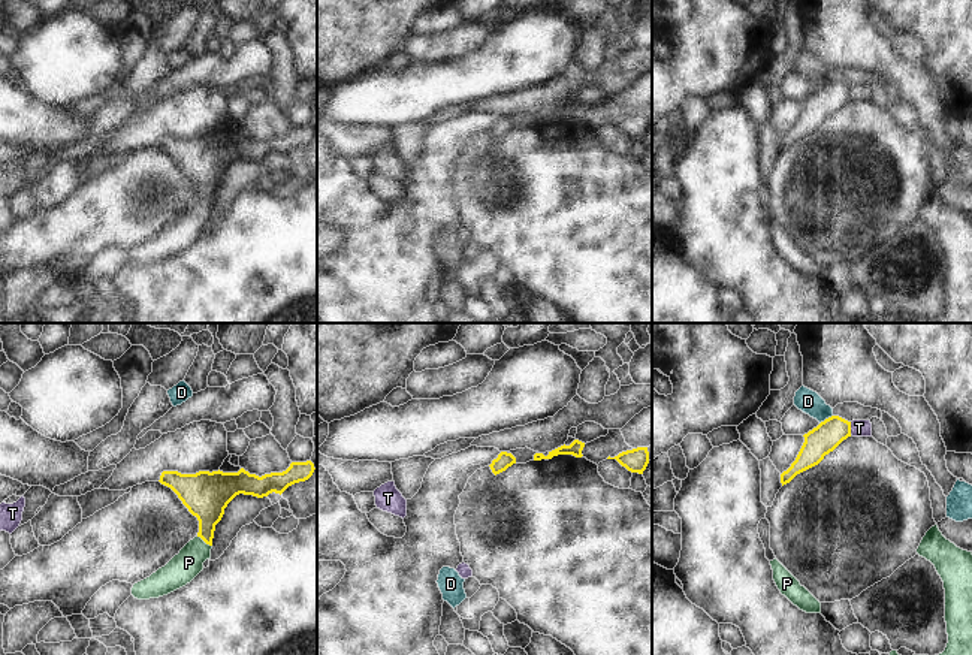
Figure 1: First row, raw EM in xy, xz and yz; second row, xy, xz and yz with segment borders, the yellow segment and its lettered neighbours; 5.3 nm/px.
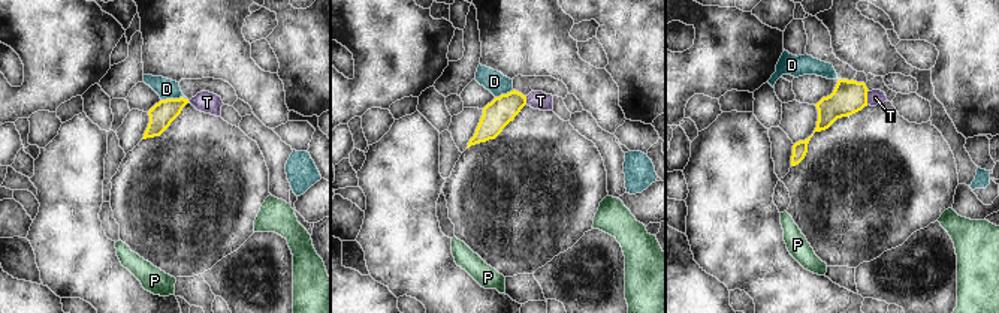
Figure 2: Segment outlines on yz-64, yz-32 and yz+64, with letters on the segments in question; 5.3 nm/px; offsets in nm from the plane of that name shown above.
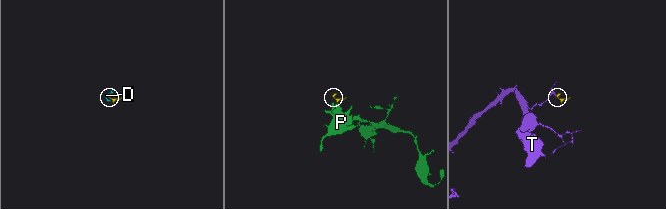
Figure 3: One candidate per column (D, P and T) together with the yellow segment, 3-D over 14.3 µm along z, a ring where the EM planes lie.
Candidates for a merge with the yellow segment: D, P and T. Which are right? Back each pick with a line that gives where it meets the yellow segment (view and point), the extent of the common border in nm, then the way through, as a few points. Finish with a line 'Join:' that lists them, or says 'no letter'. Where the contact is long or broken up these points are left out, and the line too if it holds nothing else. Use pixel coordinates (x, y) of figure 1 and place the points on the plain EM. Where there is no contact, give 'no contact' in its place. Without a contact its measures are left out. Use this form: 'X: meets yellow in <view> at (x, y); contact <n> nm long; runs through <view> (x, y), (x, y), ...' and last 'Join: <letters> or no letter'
P: meets yellow in xy at (205, 207); contact 100 nm long; runs through xy (205, 160), (205, 207), (189, 228)
Join: P

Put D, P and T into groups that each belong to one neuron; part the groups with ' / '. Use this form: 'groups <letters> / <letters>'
groups D / P / T

